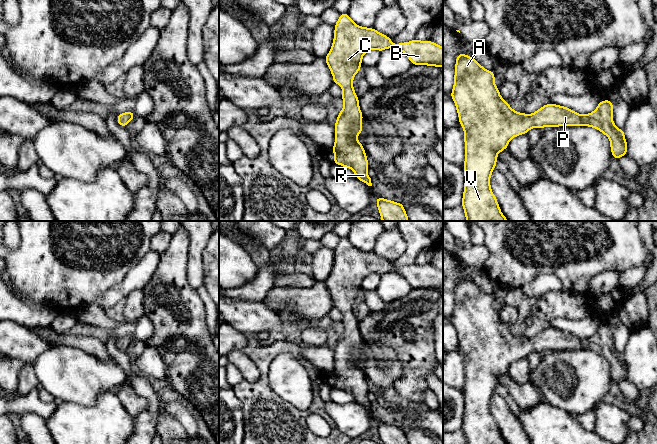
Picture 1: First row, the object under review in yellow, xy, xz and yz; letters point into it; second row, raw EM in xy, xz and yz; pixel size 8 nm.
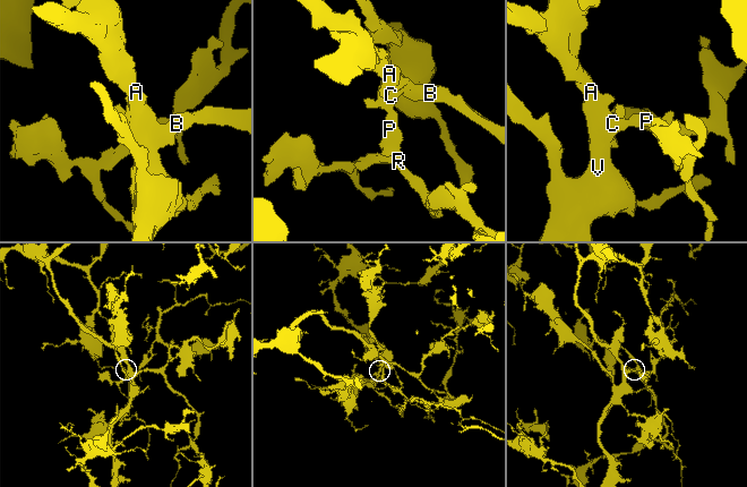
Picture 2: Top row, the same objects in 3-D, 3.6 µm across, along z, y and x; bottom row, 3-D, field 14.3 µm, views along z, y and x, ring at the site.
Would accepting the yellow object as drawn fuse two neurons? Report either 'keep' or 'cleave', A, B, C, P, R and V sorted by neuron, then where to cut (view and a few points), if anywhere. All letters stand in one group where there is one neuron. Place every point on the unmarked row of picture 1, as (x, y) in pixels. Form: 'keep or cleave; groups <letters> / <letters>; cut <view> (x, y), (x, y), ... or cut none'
keep; groups A B C P R V; cut none

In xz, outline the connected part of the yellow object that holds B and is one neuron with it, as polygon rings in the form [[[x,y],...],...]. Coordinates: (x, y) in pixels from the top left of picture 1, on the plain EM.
[[[342,237],[338,245],[334,249],[334,263],[332,271],[324,281],[331,298],[333,306],[343,312],[341,322],[344,325],[344,331],[339,336],[335,347],[335,366],[332,376],[335,378],[334,388],[347,391],[355,396],[355,402],[364,406],[368,410],[372,410],[371,402],[368,400],[369,392],[366,376],[360,365],[356,363],[357,359],[362,357],[363,338],[359,331],[359,322],[356,320],[353,312],[353,302],[360,295],[362,281],[370,274],[379,274],[382,276],[388,272],[396,272],[402,275],[412,289],[427,289],[443,291],[443,271],[430,264],[420,265],[414,263],[410,266],[393,268],[391,262],[378,256],[374,252],[360,251],[352,245],[348,237]]]

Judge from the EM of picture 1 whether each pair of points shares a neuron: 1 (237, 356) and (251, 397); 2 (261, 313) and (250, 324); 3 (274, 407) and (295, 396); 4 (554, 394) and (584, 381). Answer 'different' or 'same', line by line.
1: different
2: same
3: different
4: same

